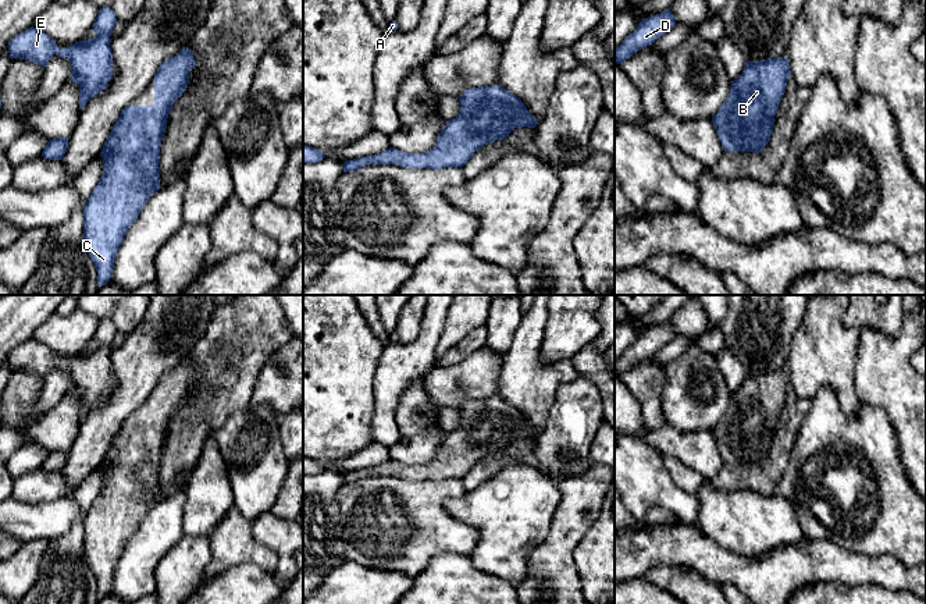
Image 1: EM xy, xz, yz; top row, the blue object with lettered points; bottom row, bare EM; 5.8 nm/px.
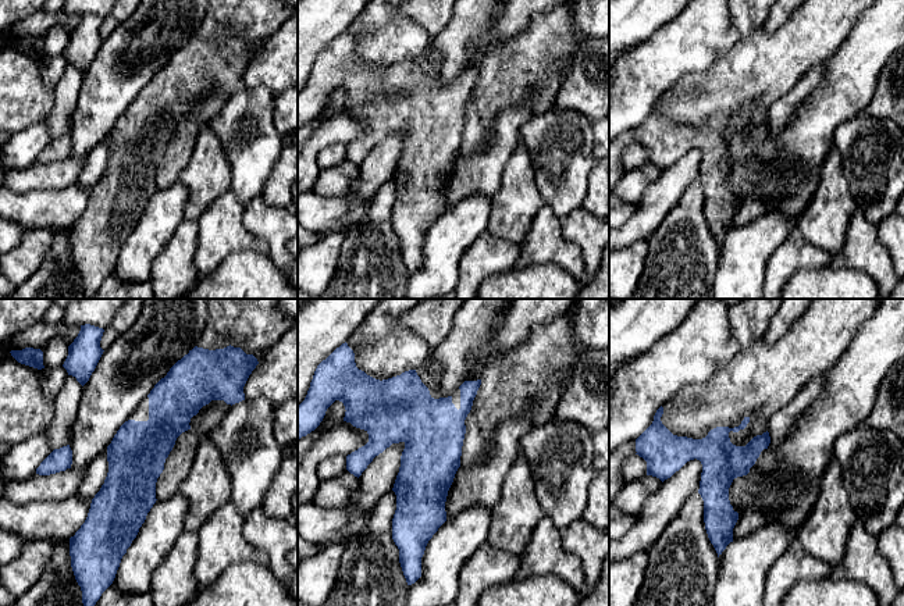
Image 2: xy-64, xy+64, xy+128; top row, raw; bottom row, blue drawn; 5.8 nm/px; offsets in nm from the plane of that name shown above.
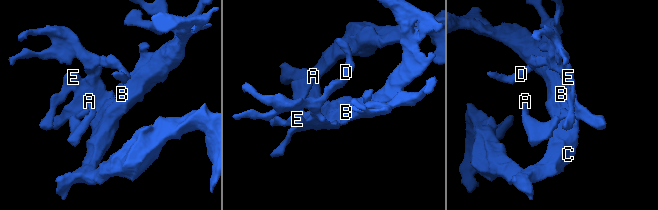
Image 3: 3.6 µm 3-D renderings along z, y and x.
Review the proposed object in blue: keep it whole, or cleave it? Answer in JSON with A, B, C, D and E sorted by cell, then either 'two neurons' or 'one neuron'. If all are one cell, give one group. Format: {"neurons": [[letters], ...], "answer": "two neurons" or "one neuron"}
{"neurons": [["A", "B", "C", "D", "E"]], "answer": "one neuron"}

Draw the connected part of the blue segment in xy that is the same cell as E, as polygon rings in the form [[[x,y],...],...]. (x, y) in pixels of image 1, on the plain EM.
[[[110,319],[100,320],[92,340],[95,349],[79,352],[64,360],[51,348],[33,338],[15,347],[8,355],[10,370],[25,370],[43,381],[53,366],[67,370],[71,392],[79,397],[79,422],[97,405],[103,404],[113,388],[110,347],[117,335]]]

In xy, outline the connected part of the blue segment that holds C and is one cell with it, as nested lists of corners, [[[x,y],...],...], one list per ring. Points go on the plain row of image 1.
[[[186,359],[165,372],[153,391],[154,416],[125,418],[100,463],[103,486],[83,519],[83,558],[96,579],[99,598],[110,593],[128,540],[136,533],[149,509],[160,501],[160,459],[167,430],[174,413],[188,399],[189,383],[195,377],[193,363]]]

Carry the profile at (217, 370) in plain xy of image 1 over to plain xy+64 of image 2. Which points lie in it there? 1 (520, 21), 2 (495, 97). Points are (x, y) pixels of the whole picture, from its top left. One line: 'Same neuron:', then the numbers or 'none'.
Same neuron: 2

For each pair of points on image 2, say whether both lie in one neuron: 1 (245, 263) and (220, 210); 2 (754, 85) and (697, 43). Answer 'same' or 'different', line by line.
1: different
2: different

